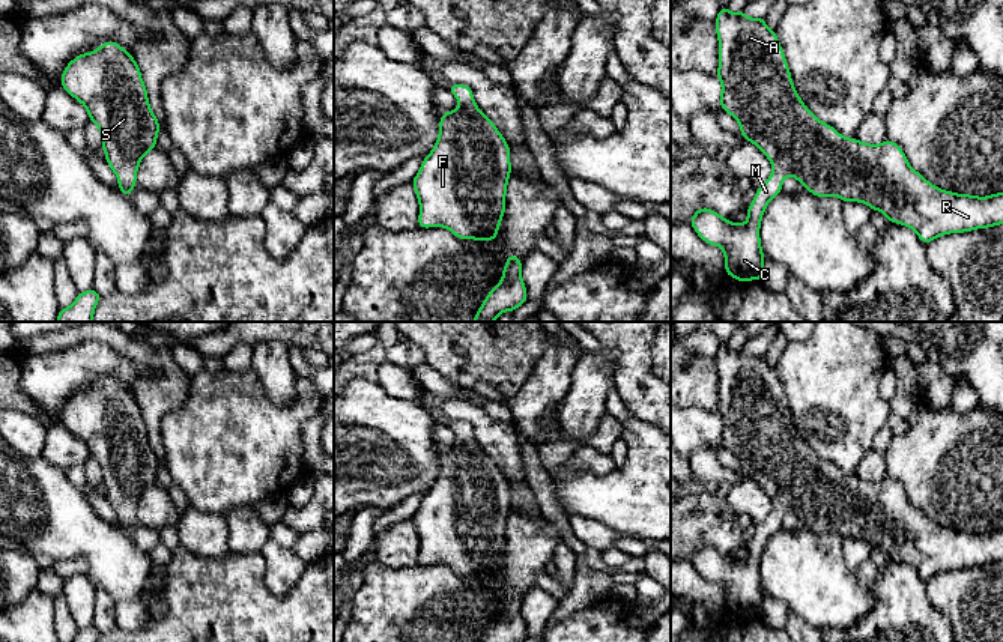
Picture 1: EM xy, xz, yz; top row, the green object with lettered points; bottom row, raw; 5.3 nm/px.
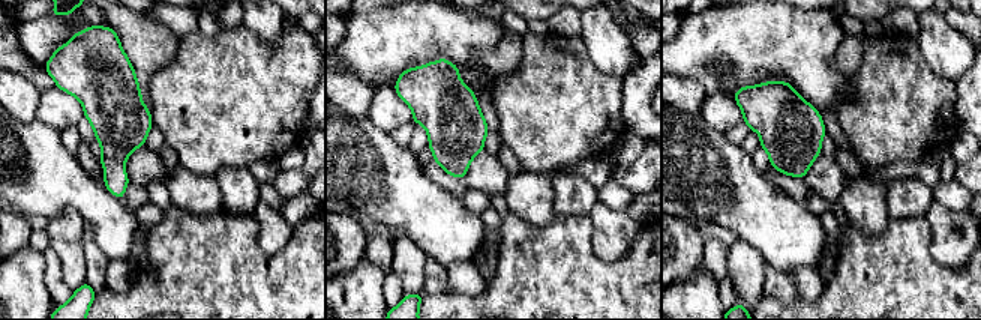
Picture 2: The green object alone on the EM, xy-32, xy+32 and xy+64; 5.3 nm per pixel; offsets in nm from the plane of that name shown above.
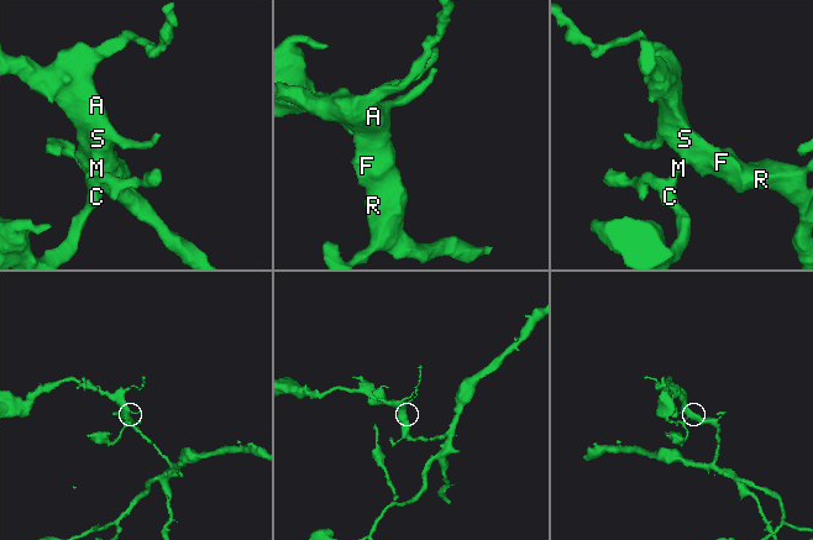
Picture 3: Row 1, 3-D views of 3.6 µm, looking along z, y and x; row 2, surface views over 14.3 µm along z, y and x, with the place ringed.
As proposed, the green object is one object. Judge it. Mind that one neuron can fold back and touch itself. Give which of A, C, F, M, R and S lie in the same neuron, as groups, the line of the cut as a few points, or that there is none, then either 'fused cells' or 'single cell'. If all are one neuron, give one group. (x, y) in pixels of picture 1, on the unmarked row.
A C F M R S; no cut; single cell

